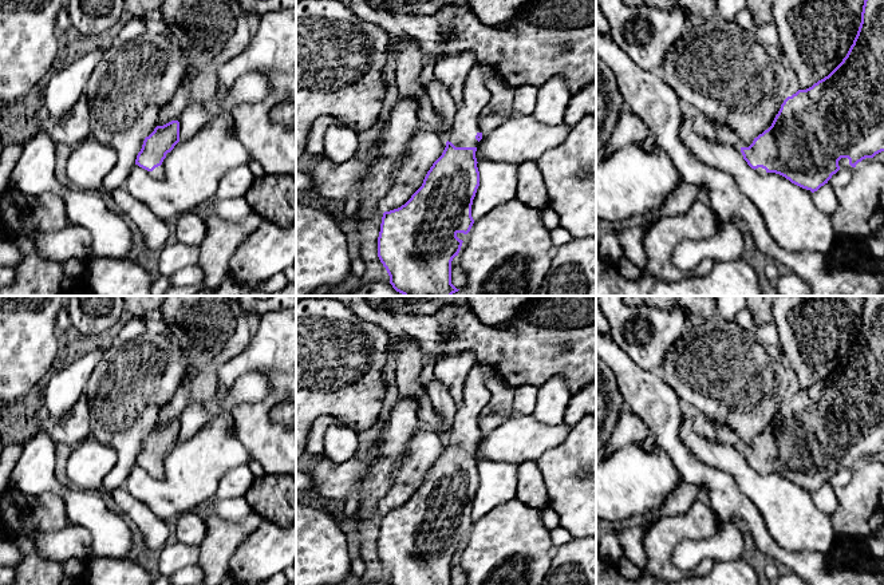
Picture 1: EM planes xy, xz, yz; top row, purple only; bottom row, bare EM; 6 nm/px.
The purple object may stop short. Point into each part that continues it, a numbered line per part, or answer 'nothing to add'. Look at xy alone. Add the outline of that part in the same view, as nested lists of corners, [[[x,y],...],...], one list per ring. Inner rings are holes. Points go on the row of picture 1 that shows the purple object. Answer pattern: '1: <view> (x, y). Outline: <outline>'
1: xy (158, 173). Outline: [[[163,162],[161,166],[155,167],[153,171],[147,171],[153,178],[163,179],[165,178],[165,170],[163,170]],[[146,170],[147,171],[147,170]]]

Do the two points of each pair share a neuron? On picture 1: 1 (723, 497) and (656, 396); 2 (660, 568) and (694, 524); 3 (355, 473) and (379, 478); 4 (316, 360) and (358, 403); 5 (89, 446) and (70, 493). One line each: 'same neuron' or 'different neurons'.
1: same neuron
2: same neuron
3: different neurons
4: same neuron
5: different neurons

